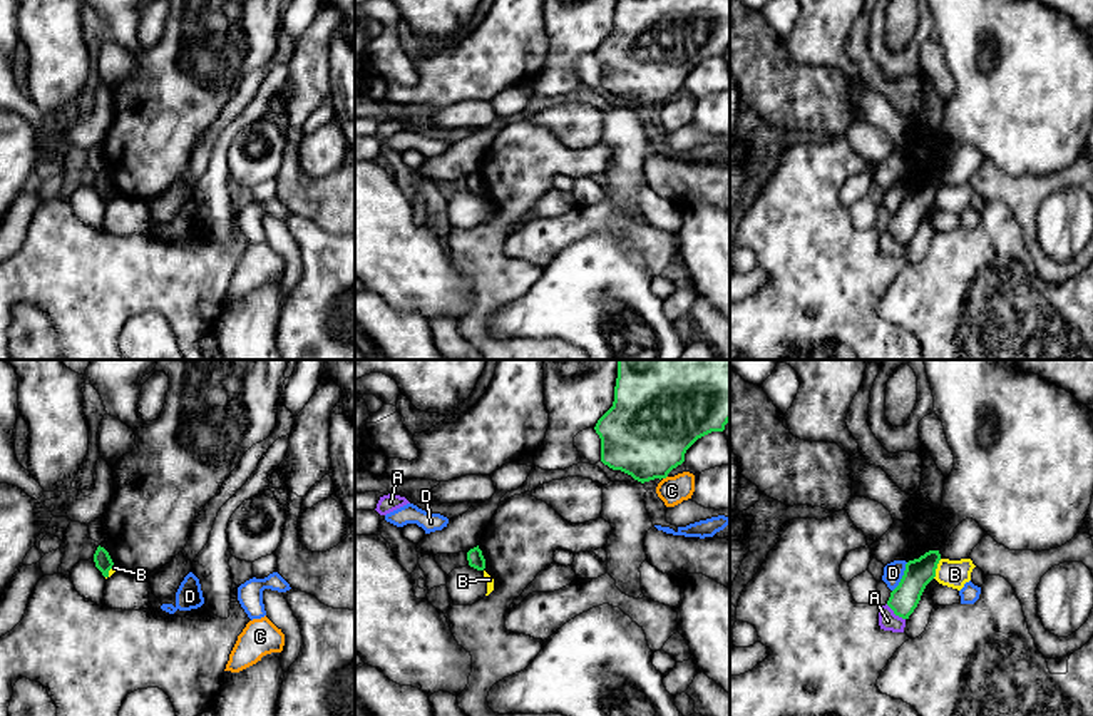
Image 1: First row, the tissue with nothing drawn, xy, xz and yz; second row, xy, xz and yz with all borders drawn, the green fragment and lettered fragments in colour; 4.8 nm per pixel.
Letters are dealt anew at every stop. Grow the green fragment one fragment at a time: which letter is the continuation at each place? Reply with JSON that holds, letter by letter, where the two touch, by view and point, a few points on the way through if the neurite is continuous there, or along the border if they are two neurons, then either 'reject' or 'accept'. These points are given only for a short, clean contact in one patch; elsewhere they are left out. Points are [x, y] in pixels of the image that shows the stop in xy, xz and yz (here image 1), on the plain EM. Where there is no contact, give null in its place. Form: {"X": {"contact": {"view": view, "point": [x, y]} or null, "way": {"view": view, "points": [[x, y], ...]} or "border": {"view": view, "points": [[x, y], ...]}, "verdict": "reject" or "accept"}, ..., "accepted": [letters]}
{"A": {"contact": {"view": "yz", "point": [896, 240]}, "verdict": "reject"}, "B": {"contact": {"view": "yz", "point": [936, 193]}, "border": {"view": "yz", "points": [[941, 184], [933, 203]]}, "verdict": "reject"}, "C": {"contact": {"view": "xz", "point": [665, 102]}, "border": {"view": "xz", "points": [[667, 101], [663, 104]]}, "verdict": "reject"}, "D": {"contact": {"view": "yz", "point": [903, 203]}, "verdict": "reject"}, "accepted": []}

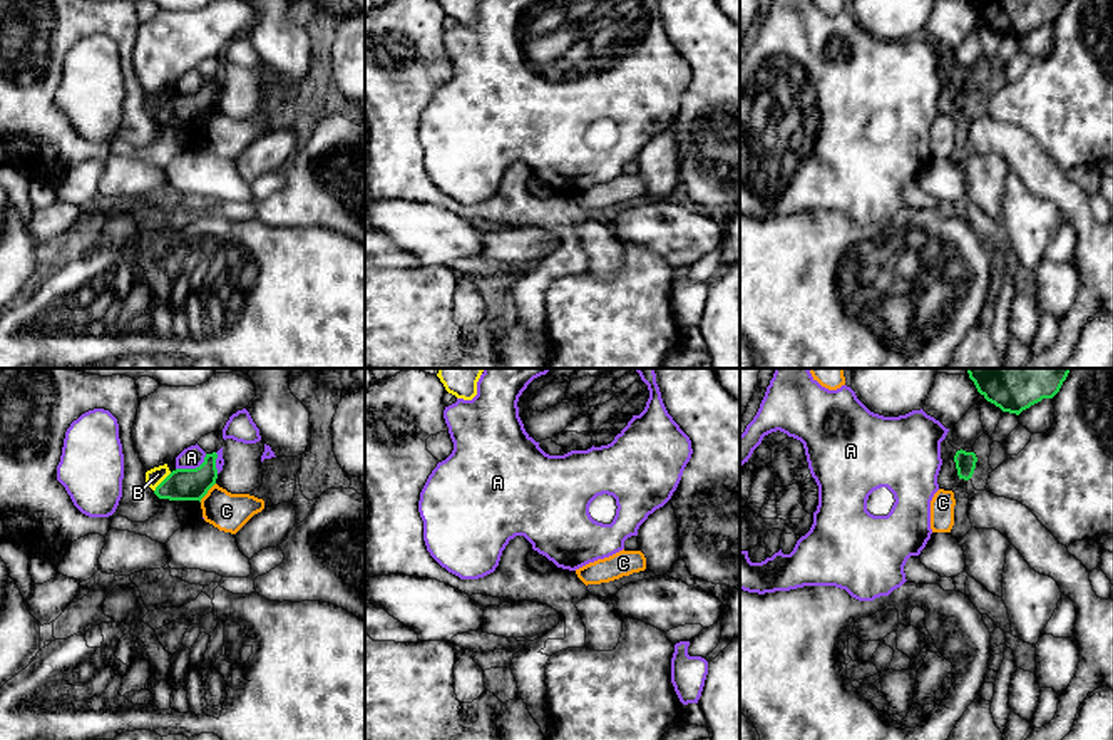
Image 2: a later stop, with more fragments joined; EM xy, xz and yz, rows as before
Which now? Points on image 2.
{"A": {"contact": {"view": "xy", "point": [193, 94]}, "border": {"view": "xy", "points": [[206, 79], [198, 91], [176, 94]]}, "verdict": "reject"}, "B": {"contact": {"view": "xy", "point": [161, 107]}, "verdict": "reject"}, "C": {"contact": {"view": "xy", "point": [206, 118]}, "border": {"view": "xy", "points": [[215, 107], [200, 126]]}, "verdict": "reject"}, "accepted": []}

